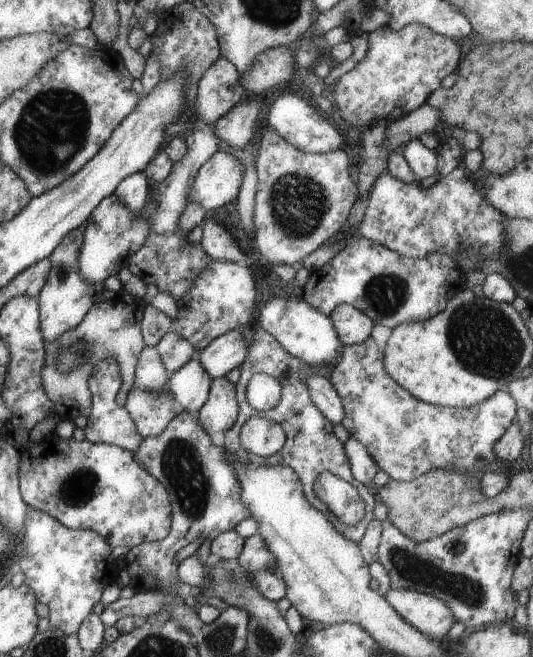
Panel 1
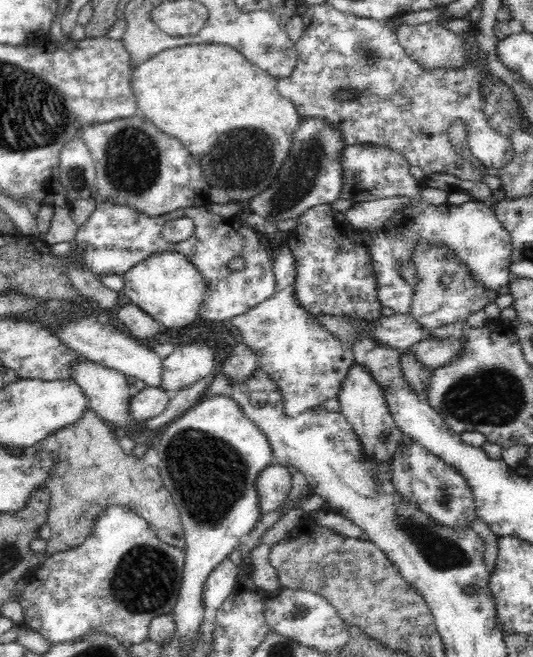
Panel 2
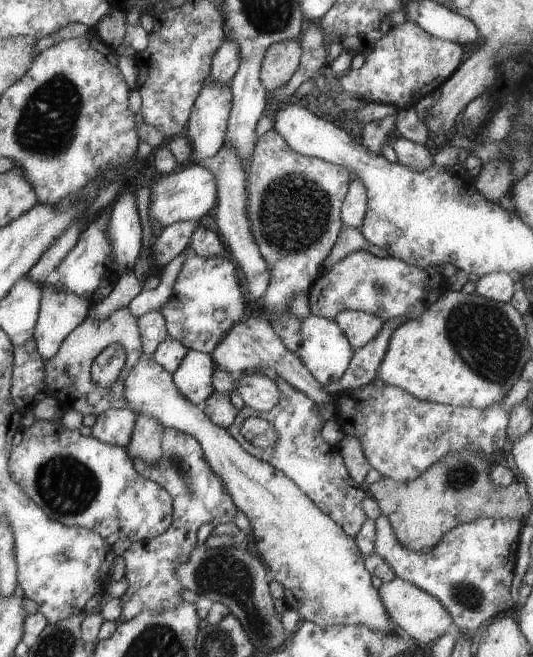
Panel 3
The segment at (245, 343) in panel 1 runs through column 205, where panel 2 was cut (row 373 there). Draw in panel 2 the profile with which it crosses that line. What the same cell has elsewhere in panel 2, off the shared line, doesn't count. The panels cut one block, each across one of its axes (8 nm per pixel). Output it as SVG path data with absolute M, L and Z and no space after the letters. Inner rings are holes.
M352 365L342 382L337 398L340 402L341 413L350 421L358 435L365 457L378 464L388 462L399 446L403 444L403 432L395 423L385 401L384 393L380 390L375 378L372 378L372 375L363 366Z

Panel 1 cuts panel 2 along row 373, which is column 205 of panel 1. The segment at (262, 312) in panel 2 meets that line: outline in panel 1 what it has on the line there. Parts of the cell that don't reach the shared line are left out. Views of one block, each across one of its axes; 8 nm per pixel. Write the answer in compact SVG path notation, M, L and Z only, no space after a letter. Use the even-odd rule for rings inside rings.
M213 260L200 271L186 296L177 300L178 316L174 318L171 330L188 340L198 352L226 332L247 330L256 312L256 296L258 290L251 267Z

